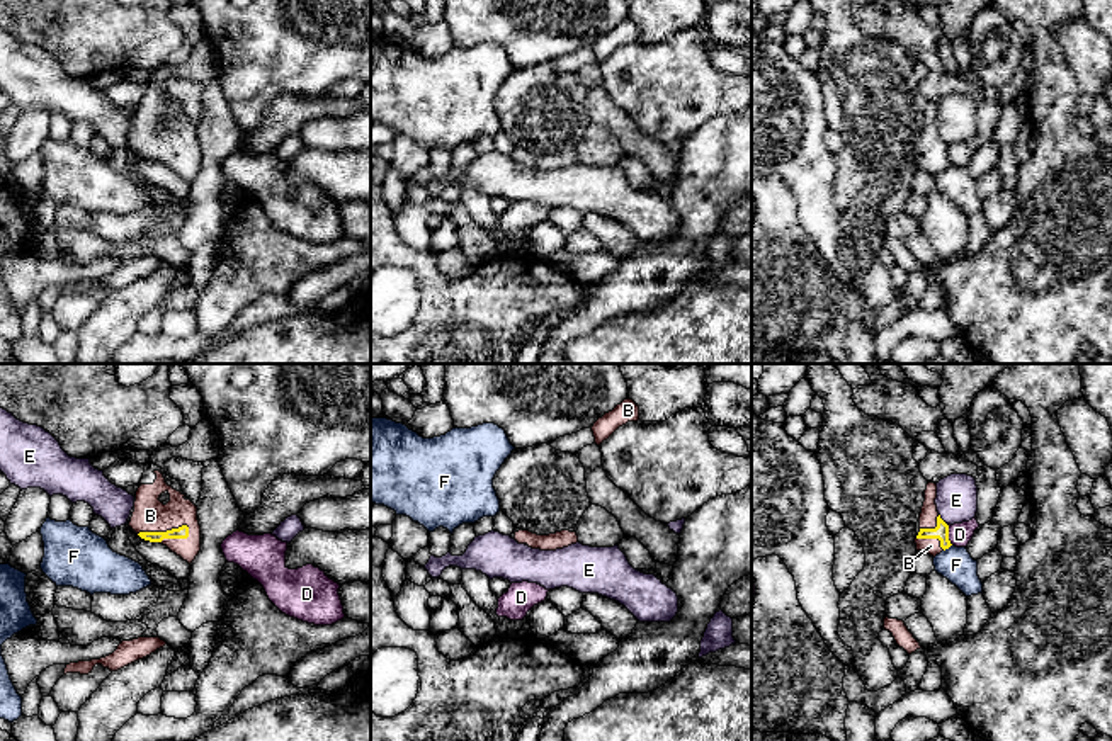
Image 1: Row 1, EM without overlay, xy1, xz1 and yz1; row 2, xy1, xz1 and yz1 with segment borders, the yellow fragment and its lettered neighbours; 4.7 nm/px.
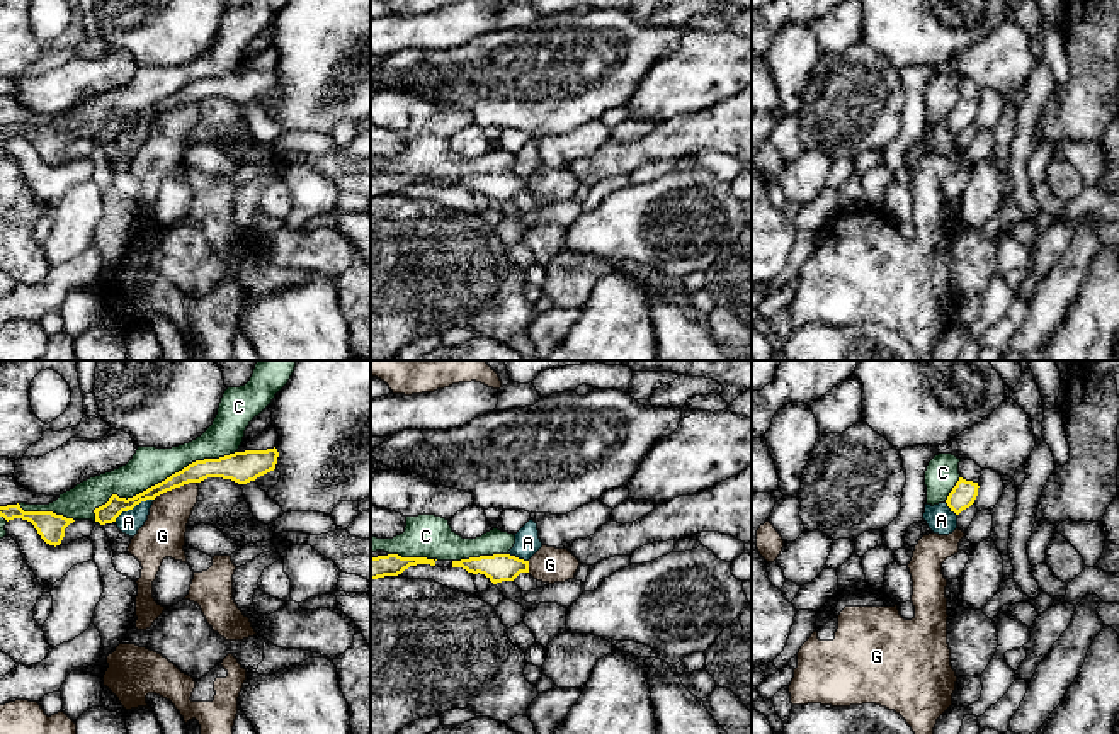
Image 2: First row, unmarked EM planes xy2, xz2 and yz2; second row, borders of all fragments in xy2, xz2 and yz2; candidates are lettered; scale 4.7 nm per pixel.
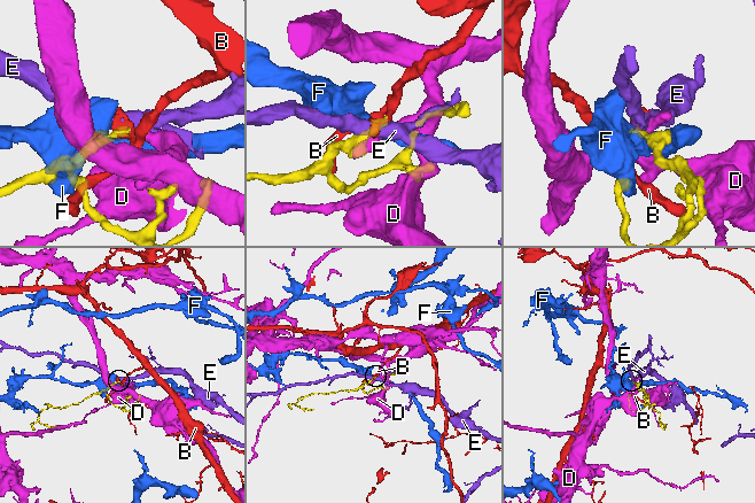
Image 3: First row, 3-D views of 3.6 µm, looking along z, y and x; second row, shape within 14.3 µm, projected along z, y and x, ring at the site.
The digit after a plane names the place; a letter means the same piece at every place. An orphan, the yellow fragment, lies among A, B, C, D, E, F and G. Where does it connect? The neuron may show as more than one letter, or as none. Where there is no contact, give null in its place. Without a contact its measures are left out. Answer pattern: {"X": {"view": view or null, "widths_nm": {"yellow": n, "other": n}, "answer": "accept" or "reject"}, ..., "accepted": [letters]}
{"A": {"view": "xy2", "widths_nm": {"yellow": 90, "other": 110}, "answer": "reject"}, "B": {"view": "xy1", "widths_nm": {"yellow": 60, "other": 160}, "answer": "accept"}, "C": {"view": "xy2", "widths_nm": {"yellow": 100, "other": 180}, "answer": "reject"}, "D": {"view": "yz1", "widths_nm": {"yellow": 70, "other": 110}, "answer": "reject"}, "E": {"view": "yz1", "widths_nm": {"yellow": 70, "other": 190}, "answer": "reject"}, "F": {"view": "yz1", "widths_nm": {"yellow": 70, "other": 160}, "answer": "reject"}, "G": {"view": "xy2", "widths_nm": {"yellow": 100, "other": 200}, "answer": "reject"}, "accepted": ["B"]}

